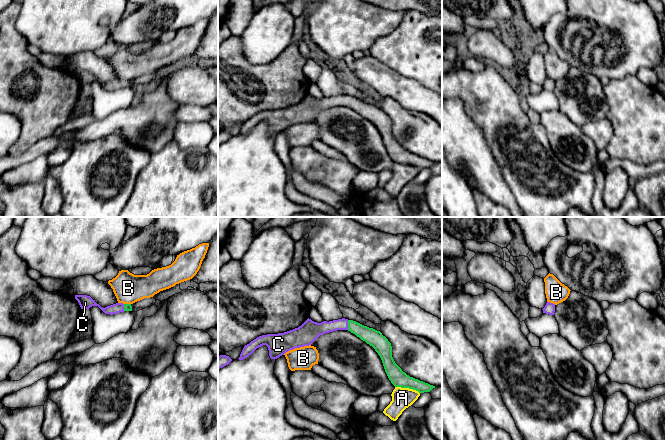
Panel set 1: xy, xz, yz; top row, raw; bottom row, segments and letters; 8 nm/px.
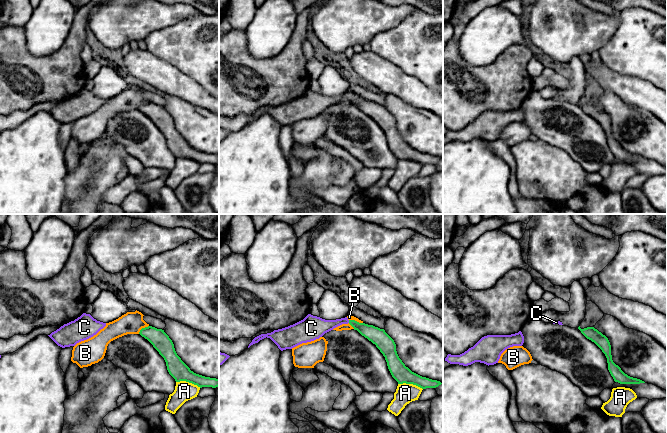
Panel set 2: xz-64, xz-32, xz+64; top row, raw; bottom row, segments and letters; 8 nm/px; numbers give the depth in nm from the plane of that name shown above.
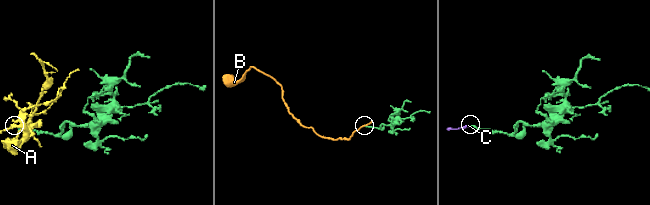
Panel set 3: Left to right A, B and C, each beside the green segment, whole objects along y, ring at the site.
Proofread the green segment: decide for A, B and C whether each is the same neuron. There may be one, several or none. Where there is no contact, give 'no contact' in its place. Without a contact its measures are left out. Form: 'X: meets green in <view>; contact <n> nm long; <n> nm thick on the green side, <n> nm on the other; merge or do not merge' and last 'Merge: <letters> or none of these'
A: meets green in xz; contact 200 nm long; 140 nm thick on the green side, 170 nm on the other; do not merge
B: meets green in xy; contact 60 nm long; 60 nm thick on the green side, 240 nm on the other; do not merge
C: meets green in xz; contact 80 nm long; 140 nm thick on the green side, 100 nm on the other; merge
Merge: C

